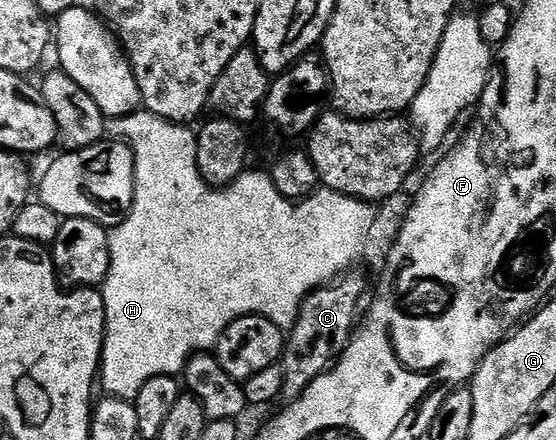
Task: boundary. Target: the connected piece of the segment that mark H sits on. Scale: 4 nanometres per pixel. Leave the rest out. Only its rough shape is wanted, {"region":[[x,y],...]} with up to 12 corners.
{"region":[[196,133],[133,151],[98,381],[135,402],[239,317],[290,331],[376,213],[267,172],[213,189]]}

